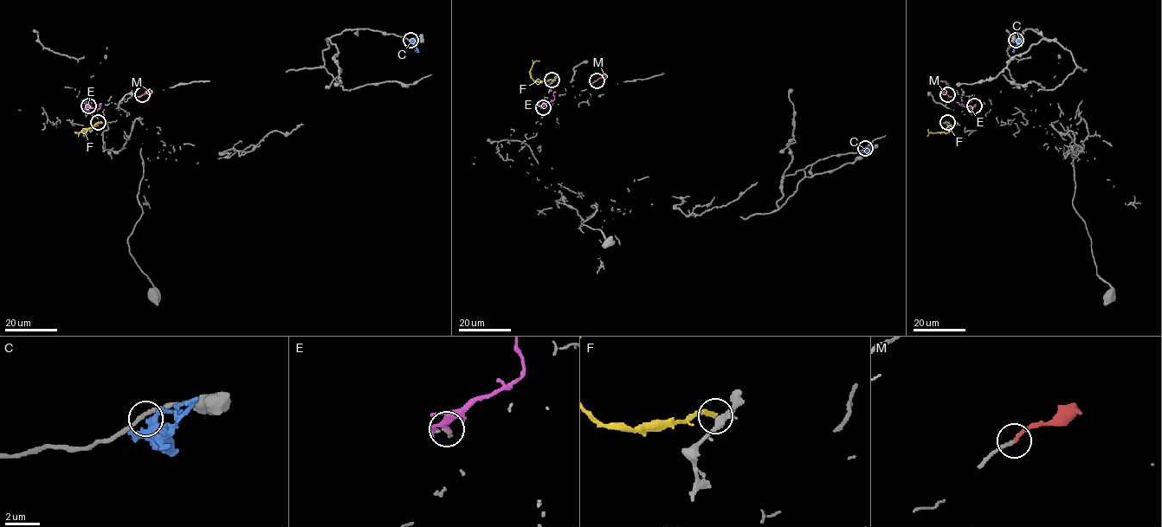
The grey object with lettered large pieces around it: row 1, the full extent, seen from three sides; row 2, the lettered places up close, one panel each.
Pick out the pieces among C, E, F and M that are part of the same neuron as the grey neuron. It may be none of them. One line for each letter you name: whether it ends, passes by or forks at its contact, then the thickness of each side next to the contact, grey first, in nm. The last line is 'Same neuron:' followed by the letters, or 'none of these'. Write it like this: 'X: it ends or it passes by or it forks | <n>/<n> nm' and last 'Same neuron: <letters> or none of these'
M: it ends | 190/200 nm
Same neuron: M

